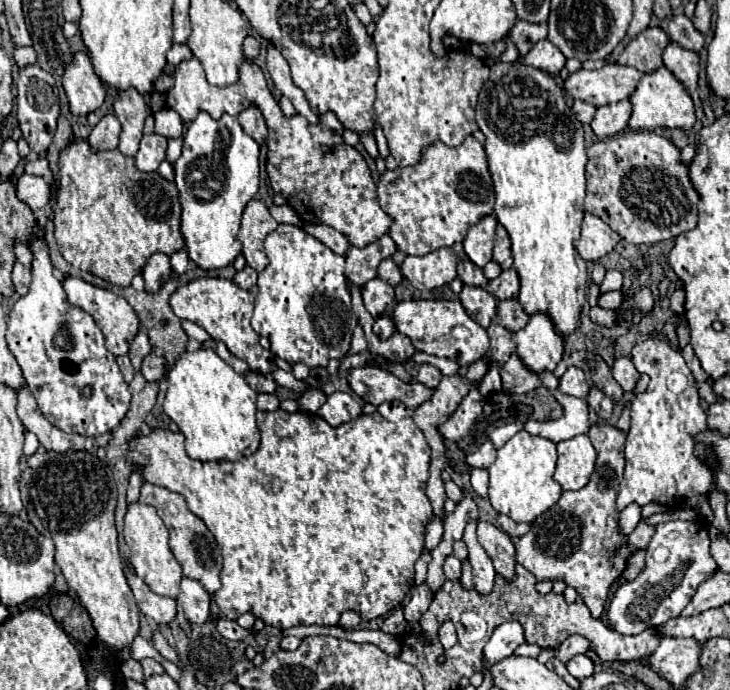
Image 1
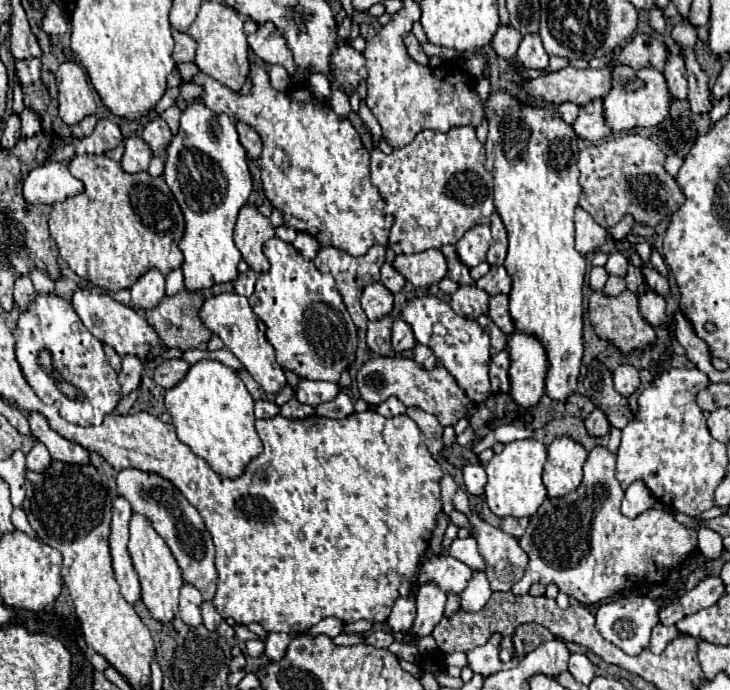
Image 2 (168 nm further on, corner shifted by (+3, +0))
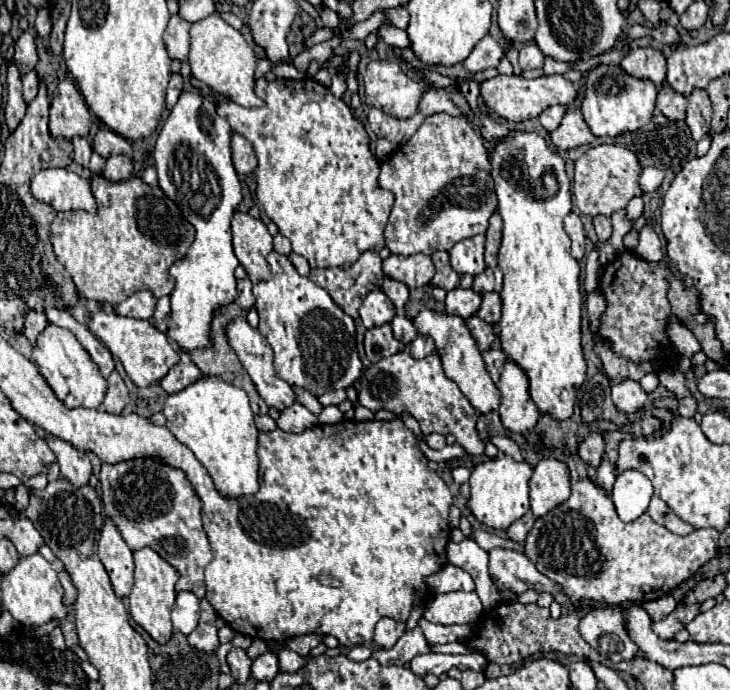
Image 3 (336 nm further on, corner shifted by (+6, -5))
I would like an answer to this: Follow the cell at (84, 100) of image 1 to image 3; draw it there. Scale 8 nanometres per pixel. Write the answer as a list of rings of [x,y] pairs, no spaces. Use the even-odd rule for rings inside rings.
[[[63,79],[53,95],[49,111],[51,137],[87,137],[91,127],[91,113],[71,79]]]

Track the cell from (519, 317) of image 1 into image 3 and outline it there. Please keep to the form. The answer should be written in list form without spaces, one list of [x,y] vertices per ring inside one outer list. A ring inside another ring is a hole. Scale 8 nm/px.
[[[487,293],[483,295],[483,301],[481,301],[481,307],[477,311],[477,317],[495,325],[499,319],[501,319],[501,297],[499,293]]]

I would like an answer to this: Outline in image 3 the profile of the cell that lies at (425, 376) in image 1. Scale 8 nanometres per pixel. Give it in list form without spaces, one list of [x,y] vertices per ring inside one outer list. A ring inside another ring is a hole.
[[[417,335],[415,341],[409,345],[409,351],[411,351],[411,355],[415,359],[423,359],[423,357],[427,357],[427,355],[431,355],[435,351],[435,343],[427,335]]]

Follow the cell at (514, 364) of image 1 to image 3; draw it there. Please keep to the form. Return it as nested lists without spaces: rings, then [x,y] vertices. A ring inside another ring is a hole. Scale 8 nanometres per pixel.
[[[487,349],[487,351],[483,351],[483,359],[485,359],[485,365],[487,365],[487,371],[489,371],[491,379],[497,383],[499,375],[501,375],[501,369],[507,361],[507,355],[501,349]]]

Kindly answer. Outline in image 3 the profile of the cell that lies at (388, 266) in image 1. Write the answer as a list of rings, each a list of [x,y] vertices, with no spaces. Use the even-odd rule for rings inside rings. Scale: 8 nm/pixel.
[[[385,277],[385,281],[383,281],[383,291],[385,291],[385,295],[393,301],[393,305],[395,305],[397,309],[405,307],[405,303],[409,301],[409,289],[407,289],[407,285],[405,285],[405,283],[399,283],[399,281],[395,281],[395,279]]]

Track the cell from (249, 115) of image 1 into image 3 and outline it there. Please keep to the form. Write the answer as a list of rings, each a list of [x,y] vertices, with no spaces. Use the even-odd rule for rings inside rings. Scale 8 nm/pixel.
[[[235,133],[233,141],[231,141],[231,151],[233,151],[233,165],[235,165],[235,171],[237,171],[239,177],[255,171],[257,157],[255,157],[253,145],[245,137]]]

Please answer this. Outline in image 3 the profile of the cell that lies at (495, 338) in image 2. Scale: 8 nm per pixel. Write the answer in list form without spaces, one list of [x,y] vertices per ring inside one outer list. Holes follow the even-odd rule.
[[[471,315],[469,319],[465,319],[465,325],[469,327],[469,331],[471,331],[471,337],[475,339],[477,347],[479,347],[481,351],[487,351],[487,349],[491,347],[493,339],[495,339],[493,327],[491,327],[489,323],[481,321],[477,315]]]

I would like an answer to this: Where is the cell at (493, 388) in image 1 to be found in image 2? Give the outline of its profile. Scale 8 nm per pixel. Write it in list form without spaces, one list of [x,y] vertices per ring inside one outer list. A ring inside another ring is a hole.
[[[426,296],[426,298],[414,298],[410,300],[400,314],[400,320],[412,326],[414,338],[418,344],[428,346],[440,364],[456,378],[458,386],[464,388],[466,396],[474,402],[480,404],[492,394],[490,380],[488,380],[488,364],[490,364],[490,338],[486,330],[480,328],[476,320],[458,316],[448,302],[436,298],[436,296]]]

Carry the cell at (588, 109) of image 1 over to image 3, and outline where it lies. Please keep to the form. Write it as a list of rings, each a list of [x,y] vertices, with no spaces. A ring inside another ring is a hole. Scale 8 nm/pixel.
[[[553,105],[553,107],[547,107],[547,109],[539,115],[539,121],[541,121],[541,125],[543,125],[547,131],[553,131],[555,127],[559,127],[563,115],[565,115],[565,107],[563,107],[563,105]]]

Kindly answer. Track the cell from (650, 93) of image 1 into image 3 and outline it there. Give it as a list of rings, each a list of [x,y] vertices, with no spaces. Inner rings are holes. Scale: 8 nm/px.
[[[599,65],[585,75],[585,95],[581,113],[595,137],[615,137],[627,131],[641,129],[653,117],[657,87],[651,81],[635,79],[617,65]]]

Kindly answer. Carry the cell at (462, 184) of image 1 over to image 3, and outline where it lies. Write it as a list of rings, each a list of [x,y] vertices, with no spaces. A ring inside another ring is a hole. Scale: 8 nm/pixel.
[[[447,113],[429,115],[417,133],[391,157],[381,161],[379,185],[395,195],[395,203],[385,225],[385,243],[395,255],[415,255],[433,251],[449,251],[457,241],[487,231],[487,221],[497,209],[497,195],[491,177],[491,161],[483,139],[471,129],[463,117],[451,117]]]

